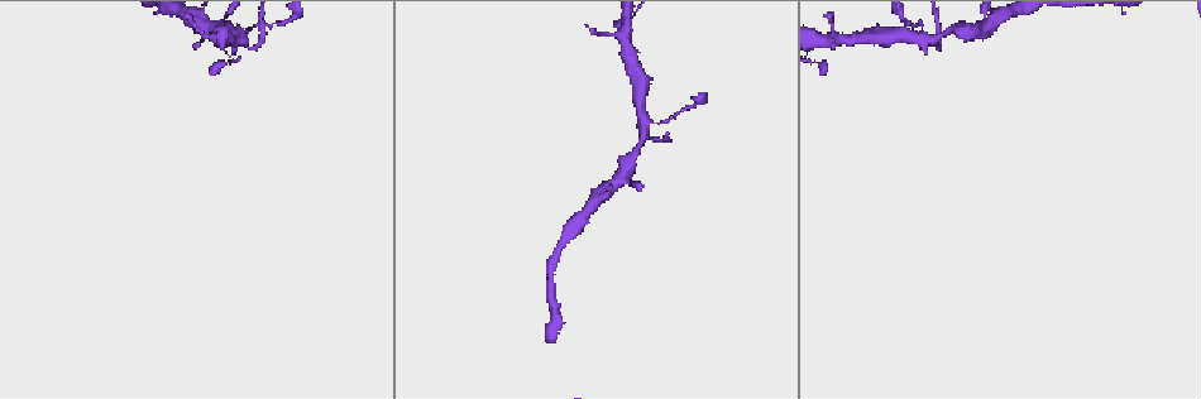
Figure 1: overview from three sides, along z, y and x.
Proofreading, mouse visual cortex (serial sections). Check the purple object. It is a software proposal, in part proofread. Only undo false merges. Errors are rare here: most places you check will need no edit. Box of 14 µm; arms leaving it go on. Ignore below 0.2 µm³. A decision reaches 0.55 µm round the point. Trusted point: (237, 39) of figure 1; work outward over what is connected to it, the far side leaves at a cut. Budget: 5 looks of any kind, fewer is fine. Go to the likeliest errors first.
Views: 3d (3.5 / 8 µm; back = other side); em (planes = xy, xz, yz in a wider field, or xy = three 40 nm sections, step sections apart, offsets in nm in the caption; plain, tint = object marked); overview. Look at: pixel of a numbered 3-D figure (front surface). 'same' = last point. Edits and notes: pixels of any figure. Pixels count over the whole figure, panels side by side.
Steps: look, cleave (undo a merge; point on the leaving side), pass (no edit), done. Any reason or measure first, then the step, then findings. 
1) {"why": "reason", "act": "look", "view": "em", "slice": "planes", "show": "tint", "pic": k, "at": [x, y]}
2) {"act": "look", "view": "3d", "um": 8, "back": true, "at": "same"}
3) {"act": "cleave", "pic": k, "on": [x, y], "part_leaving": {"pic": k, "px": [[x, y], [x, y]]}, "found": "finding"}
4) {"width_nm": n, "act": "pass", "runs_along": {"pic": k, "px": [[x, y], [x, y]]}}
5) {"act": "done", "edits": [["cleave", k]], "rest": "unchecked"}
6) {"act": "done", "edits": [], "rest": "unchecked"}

{"why": "abrupt turn", "act": "look", "view": "3d", "um": 3.5, "pic": 1, "at": [647, 123]}

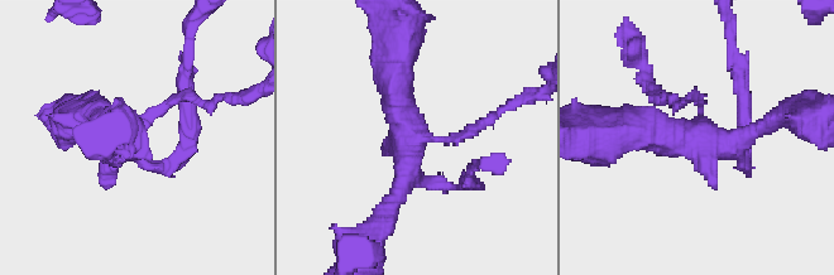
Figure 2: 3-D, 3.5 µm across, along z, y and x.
{"why": "now the EM", "act": "look", "view": "em", "slice": "planes", "show": "tint", "pic": 2, "at": [697, 139]}

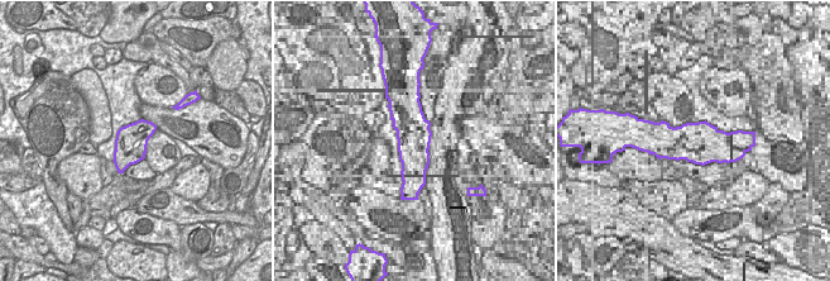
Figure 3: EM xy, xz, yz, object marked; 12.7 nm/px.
{"act": "pass", "runs_along": {"pic": 2, "px": [[396, 57], [408, 173], [388, 212]]}, "found": "one cell here"}

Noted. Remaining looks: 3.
{"why": "two arms in line, one across", "act": "look", "view": "3d", "um": 3.5, "back": true, "pic": 1, "at": [217, 24]}

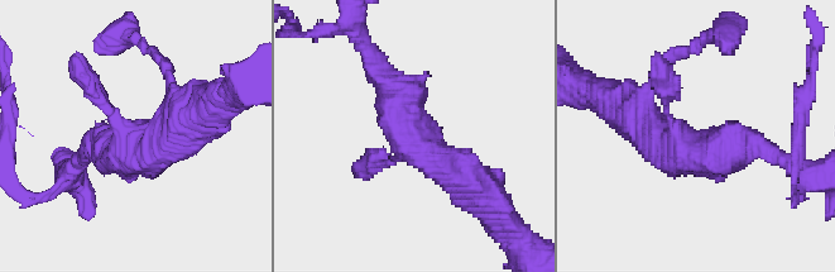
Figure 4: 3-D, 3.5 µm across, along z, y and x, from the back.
{"why": "need the tissue", "act": "look", "view": "em", "slice": "xy", "step": 3, "show": "tint", "pic": 4, "at": [122, 133]}

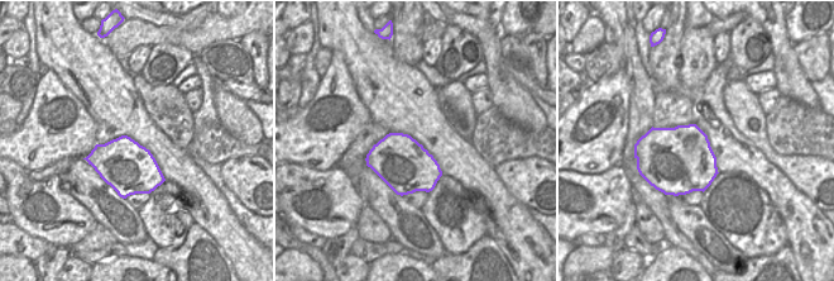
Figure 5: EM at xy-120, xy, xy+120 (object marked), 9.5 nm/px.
{"arms": 3, "act": "pass", "runs_along": {"pic": 4, "px": [[383, 76], [409, 138], [484, 196]]}, "found": "all the same cell"}

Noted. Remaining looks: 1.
{"act": "done", "edits": [], "rest": "unchecked"}

